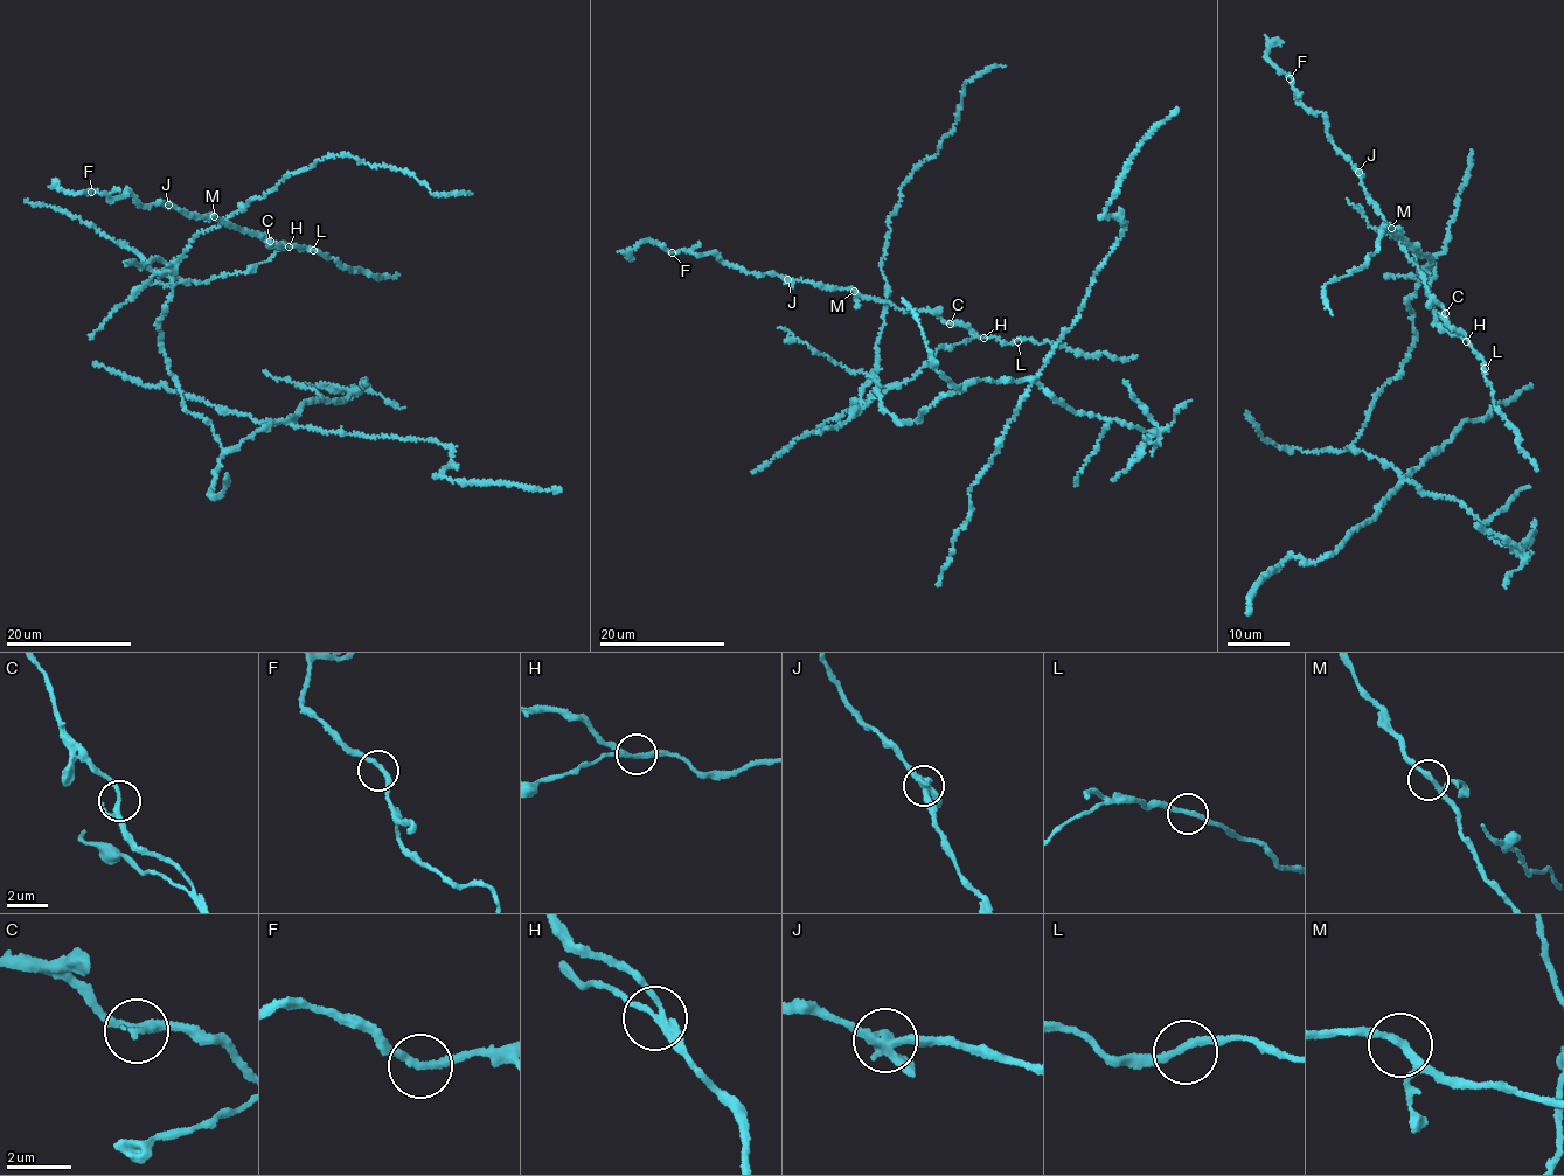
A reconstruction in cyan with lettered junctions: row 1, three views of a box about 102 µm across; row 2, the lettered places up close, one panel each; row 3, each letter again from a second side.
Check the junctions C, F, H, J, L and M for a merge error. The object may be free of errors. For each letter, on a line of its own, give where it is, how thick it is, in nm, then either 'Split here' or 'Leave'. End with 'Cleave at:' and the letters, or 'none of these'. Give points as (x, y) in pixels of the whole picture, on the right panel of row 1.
C: Place: (1445, 313). Thickness 200 nm. Leave
F: Place: (1290, 78). Thickness 240 nm. Leave
H: Place: (1466, 341). Thickness 200 nm. Split here
J: Place: (1359, 172). Thickness 280 nm. Leave
L: Place: (1485, 368). Thickness 220 nm. Leave
M: Place: (1391, 228). Thickness 200 nm. Leave
Cleave at: H

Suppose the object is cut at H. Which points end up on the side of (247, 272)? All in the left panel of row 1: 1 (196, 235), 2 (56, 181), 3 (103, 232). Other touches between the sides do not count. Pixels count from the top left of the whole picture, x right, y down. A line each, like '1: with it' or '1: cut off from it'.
1: with it
2: cut off from it
3: with it

